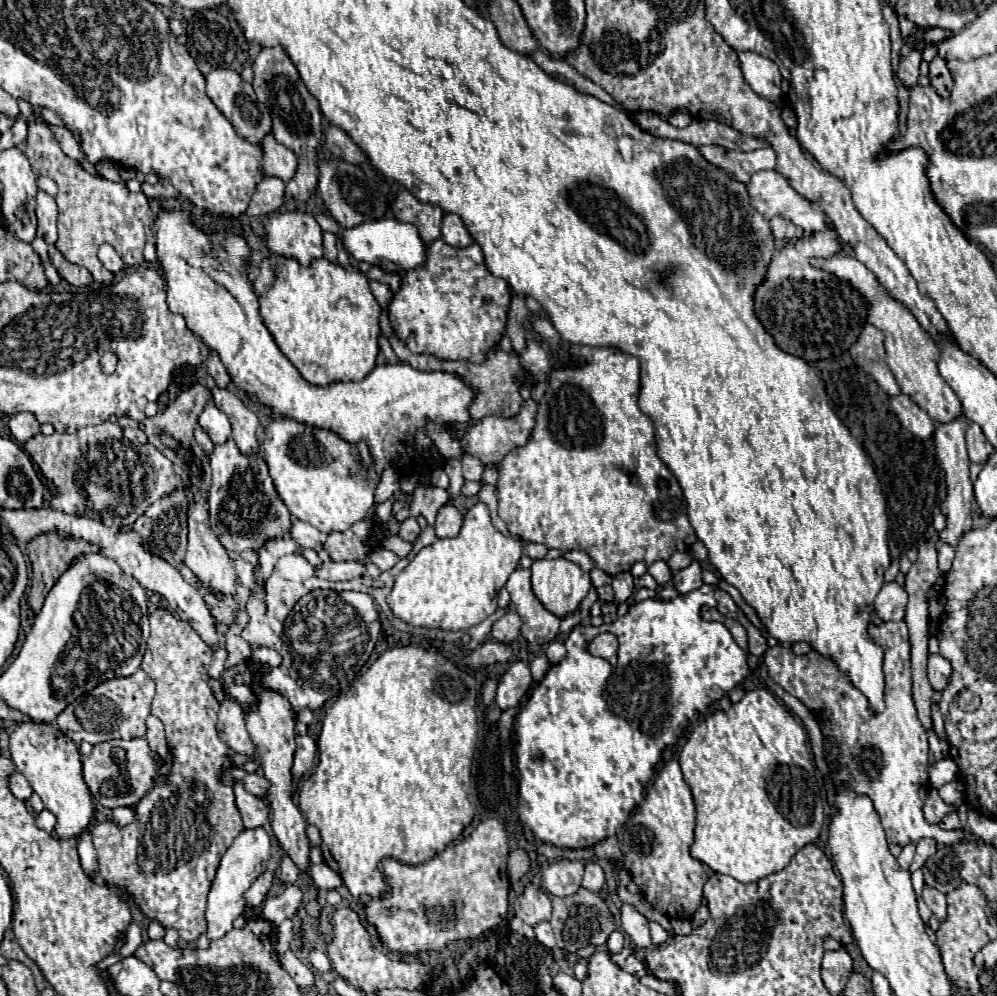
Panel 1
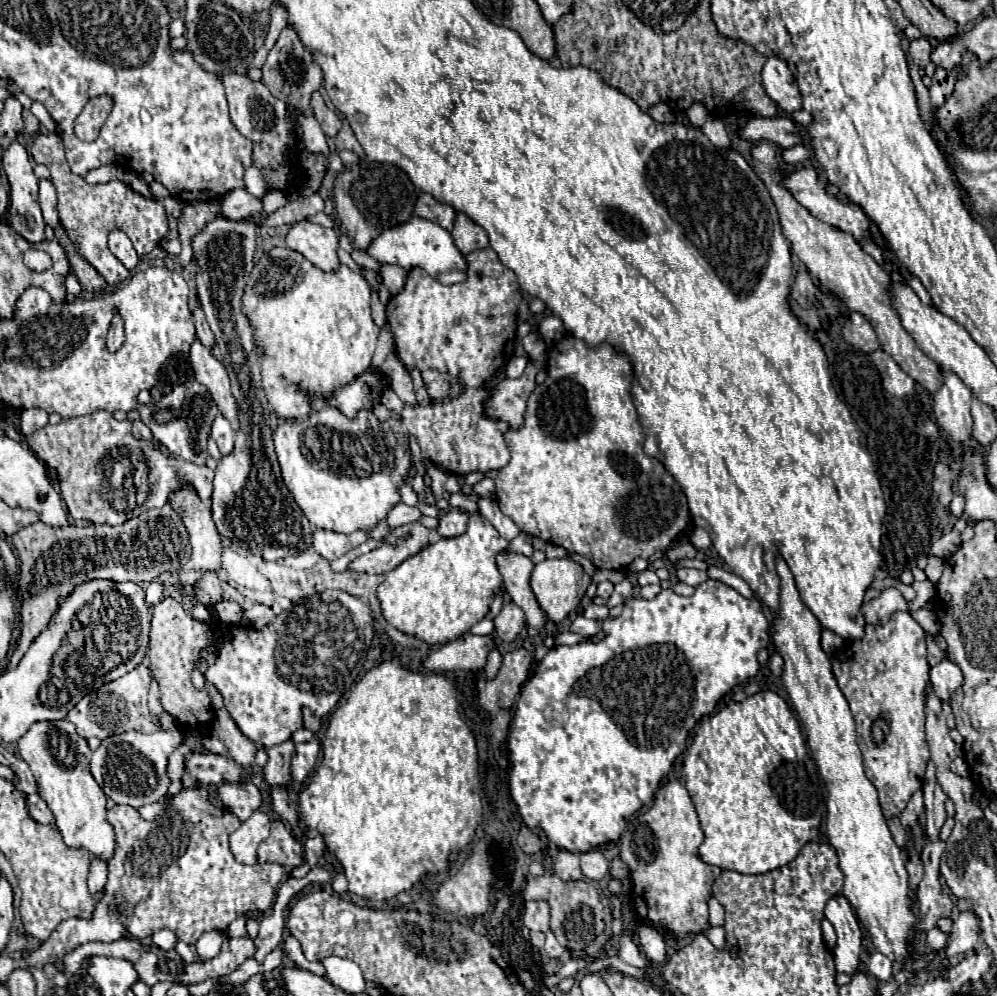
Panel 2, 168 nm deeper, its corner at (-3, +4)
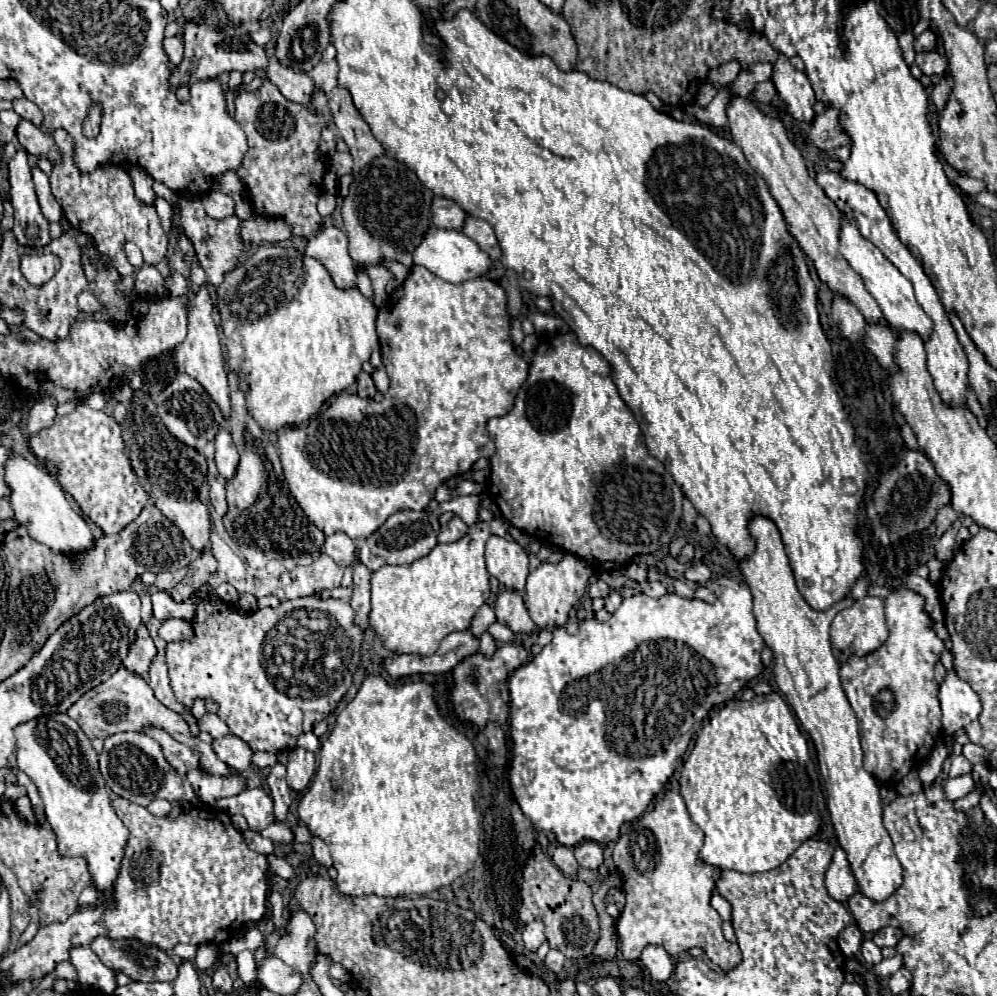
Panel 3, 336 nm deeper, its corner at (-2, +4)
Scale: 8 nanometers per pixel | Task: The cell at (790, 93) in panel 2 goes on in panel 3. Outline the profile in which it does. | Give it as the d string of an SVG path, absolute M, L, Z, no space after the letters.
M779 54L777 62L773 64L773 76L771 76L779 98L787 104L789 114L795 120L811 122L813 120L813 104L815 104L815 92L805 76L805 72L799 72L791 66L789 58Z

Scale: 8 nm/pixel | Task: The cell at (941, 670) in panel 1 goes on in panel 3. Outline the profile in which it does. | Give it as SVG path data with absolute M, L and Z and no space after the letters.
M953 668L945 672L945 680L939 686L939 702L943 710L941 722L949 734L961 730L981 712L979 696L971 690L971 686L965 680L957 676Z

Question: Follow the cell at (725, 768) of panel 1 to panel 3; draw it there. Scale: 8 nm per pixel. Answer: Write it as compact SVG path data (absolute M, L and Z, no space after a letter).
M779 694L755 696L751 702L729 700L715 712L699 730L679 778L689 816L705 834L701 860L721 870L767 872L815 836L821 822L817 812L821 786L809 760L807 738Z

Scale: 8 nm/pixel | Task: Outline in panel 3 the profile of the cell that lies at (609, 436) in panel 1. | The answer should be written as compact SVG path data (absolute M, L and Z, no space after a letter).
M573 332L567 334L555 334L545 338L533 358L531 370L529 370L529 378L525 380L525 384L521 386L517 398L515 398L515 406L513 410L503 416L503 418L491 418L487 424L489 436L495 442L497 448L497 456L491 458L491 474L489 474L489 496L497 502L497 506L503 512L503 518L519 528L521 532L537 538L543 544L551 544L557 546L569 554L575 554L579 558L583 558L595 572L603 574L603 572L613 572L617 568L623 568L625 564L629 564L631 558L641 556L641 554L653 554L657 552L661 546L667 546L677 530L679 530L679 520L681 520L681 502L683 502L683 492L677 486L677 482L673 480L673 476L665 470L665 466L647 454L645 450L645 442L639 430L639 424L633 416L633 412L627 408L627 404L621 400L615 384L613 384L613 368L611 364L593 348L583 348L577 342L577 336Z

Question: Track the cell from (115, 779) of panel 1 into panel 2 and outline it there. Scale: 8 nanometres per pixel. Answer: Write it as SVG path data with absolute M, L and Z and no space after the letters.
M180 730L174 732L124 732L102 740L100 748L92 754L90 770L104 794L116 804L130 804L134 808L158 802L168 794L170 778L166 774L168 756L180 746L184 740Z

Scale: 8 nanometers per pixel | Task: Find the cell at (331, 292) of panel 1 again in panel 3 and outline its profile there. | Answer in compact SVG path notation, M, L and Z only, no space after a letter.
M261 246L247 262L243 262L239 268L235 268L233 272L227 274L227 278L223 280L223 284L217 290L219 300L219 314L221 314L221 326L223 326L223 338L225 338L225 348L227 348L227 356L229 356L229 368L239 372L243 384L243 392L245 392L245 382L247 382L247 408L249 414L267 430L273 432L281 426L291 426L291 424L301 424L307 422L313 414L319 412L319 408L323 406L323 402L327 398L331 398L333 394L341 394L343 390L347 390L349 386L355 384L357 374L361 372L361 364L365 360L369 360L373 348L379 346L379 338L375 332L375 320L377 320L377 308L371 300L367 300L357 288L337 288L329 276L329 272L323 268L321 262L317 262L315 258L309 258L305 254L301 254L295 248L281 248L281 246Z

